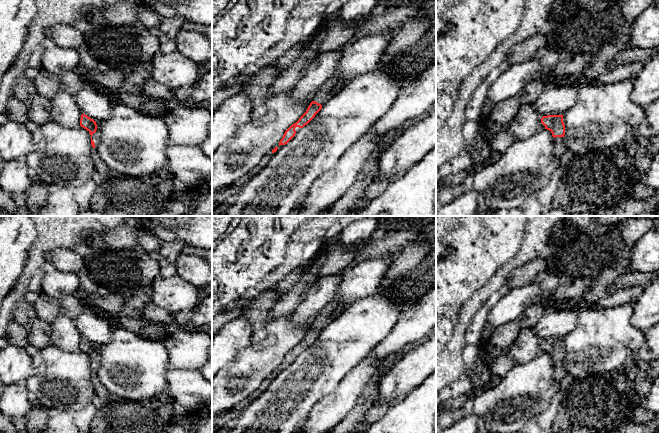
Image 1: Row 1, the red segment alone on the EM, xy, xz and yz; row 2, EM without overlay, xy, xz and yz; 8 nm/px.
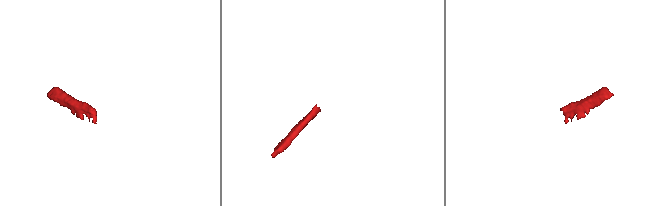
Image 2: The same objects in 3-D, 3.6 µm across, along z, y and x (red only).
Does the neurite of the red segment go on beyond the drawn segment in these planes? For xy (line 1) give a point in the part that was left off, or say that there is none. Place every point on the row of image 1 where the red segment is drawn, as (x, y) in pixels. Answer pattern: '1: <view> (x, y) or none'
1: xy (96, 137)

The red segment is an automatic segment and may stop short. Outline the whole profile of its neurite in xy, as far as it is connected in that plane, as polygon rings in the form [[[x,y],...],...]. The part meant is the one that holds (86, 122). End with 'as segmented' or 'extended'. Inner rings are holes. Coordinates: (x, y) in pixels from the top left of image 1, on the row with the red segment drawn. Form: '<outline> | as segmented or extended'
[[[85,114],[81,115],[80,126],[86,129],[91,135],[91,145],[93,148],[98,147],[101,139],[101,122],[96,122]]] | extended

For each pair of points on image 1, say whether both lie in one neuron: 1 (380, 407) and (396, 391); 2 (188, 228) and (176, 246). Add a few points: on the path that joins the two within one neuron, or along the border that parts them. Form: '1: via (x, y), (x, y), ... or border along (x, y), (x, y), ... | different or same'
1: border along (400, 398), (388, 402), (376, 401) | different
2: border along (162, 240), (182, 240), (187, 244) | different

